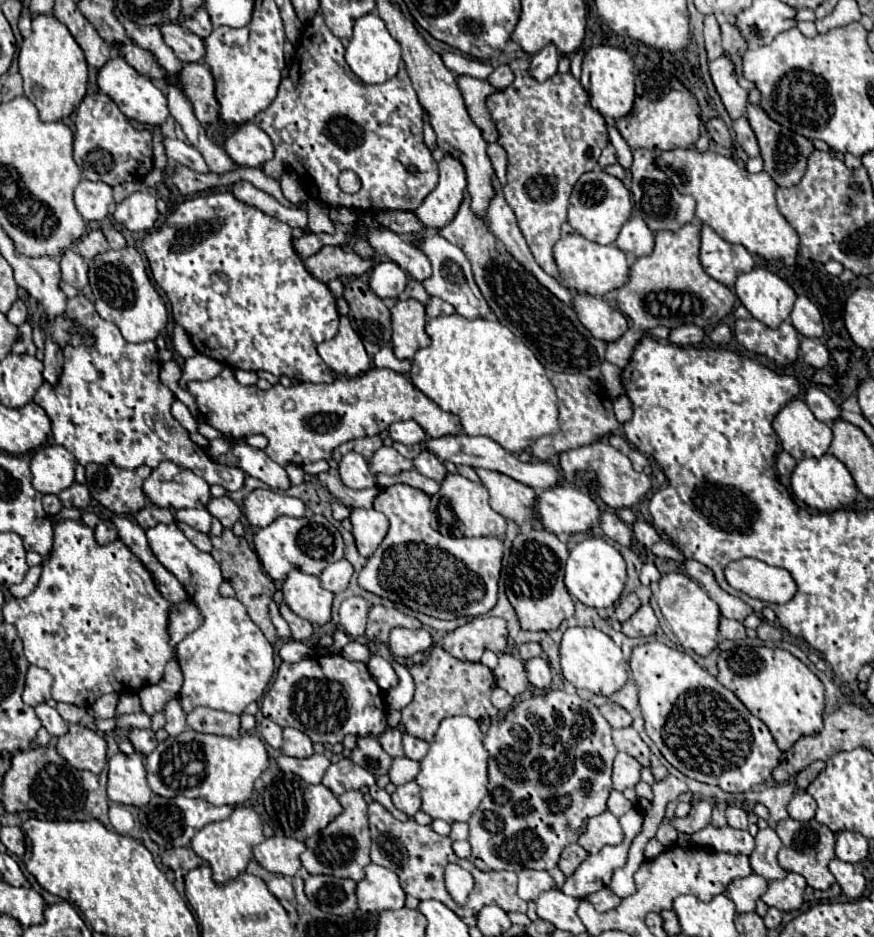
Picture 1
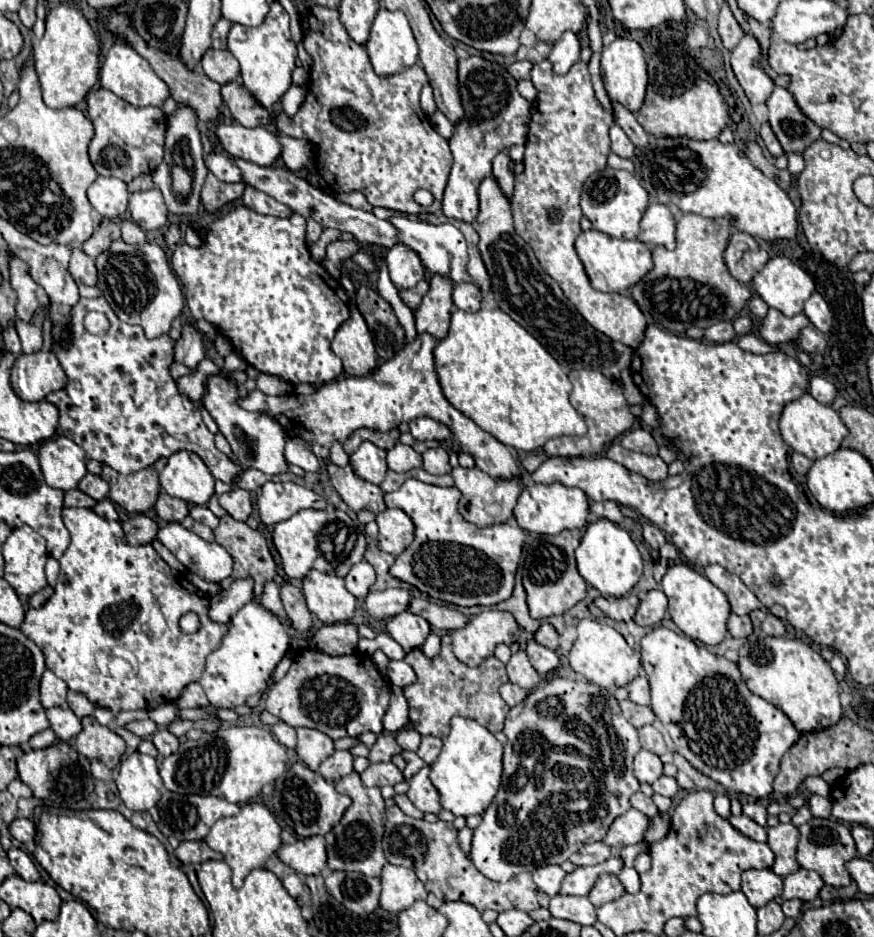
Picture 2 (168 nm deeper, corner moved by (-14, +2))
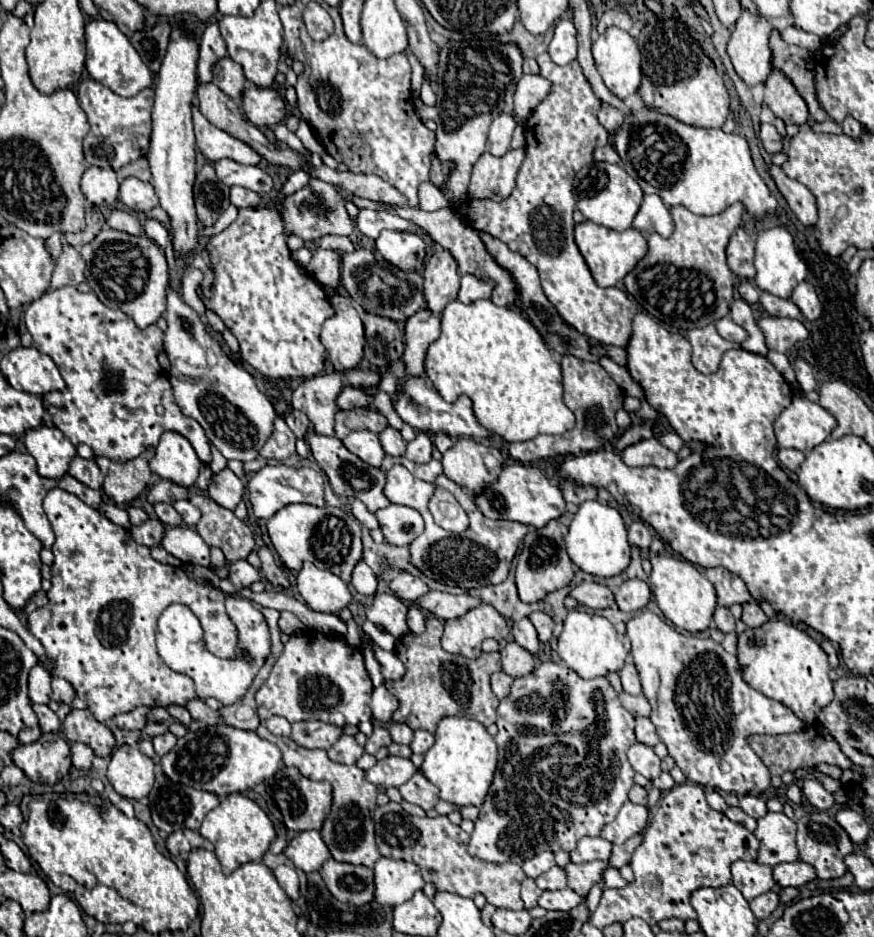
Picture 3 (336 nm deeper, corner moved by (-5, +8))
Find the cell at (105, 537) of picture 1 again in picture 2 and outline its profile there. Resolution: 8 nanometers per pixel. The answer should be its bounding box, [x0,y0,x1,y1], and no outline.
[121,514,157,546]

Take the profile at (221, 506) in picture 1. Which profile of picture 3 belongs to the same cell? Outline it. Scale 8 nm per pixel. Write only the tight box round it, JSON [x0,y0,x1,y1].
[208,468,244,510]

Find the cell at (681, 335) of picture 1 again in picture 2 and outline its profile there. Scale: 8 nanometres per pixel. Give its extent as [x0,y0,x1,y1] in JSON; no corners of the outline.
[705,322,735,342]

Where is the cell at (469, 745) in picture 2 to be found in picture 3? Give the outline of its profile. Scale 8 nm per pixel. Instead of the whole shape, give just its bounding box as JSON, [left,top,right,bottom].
[422,716,496,806]

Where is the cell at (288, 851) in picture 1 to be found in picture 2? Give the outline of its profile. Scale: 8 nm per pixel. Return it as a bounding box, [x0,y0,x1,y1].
[277,836,327,876]

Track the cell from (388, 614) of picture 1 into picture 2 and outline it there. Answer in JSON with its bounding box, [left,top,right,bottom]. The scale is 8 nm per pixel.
[407,598,467,630]

